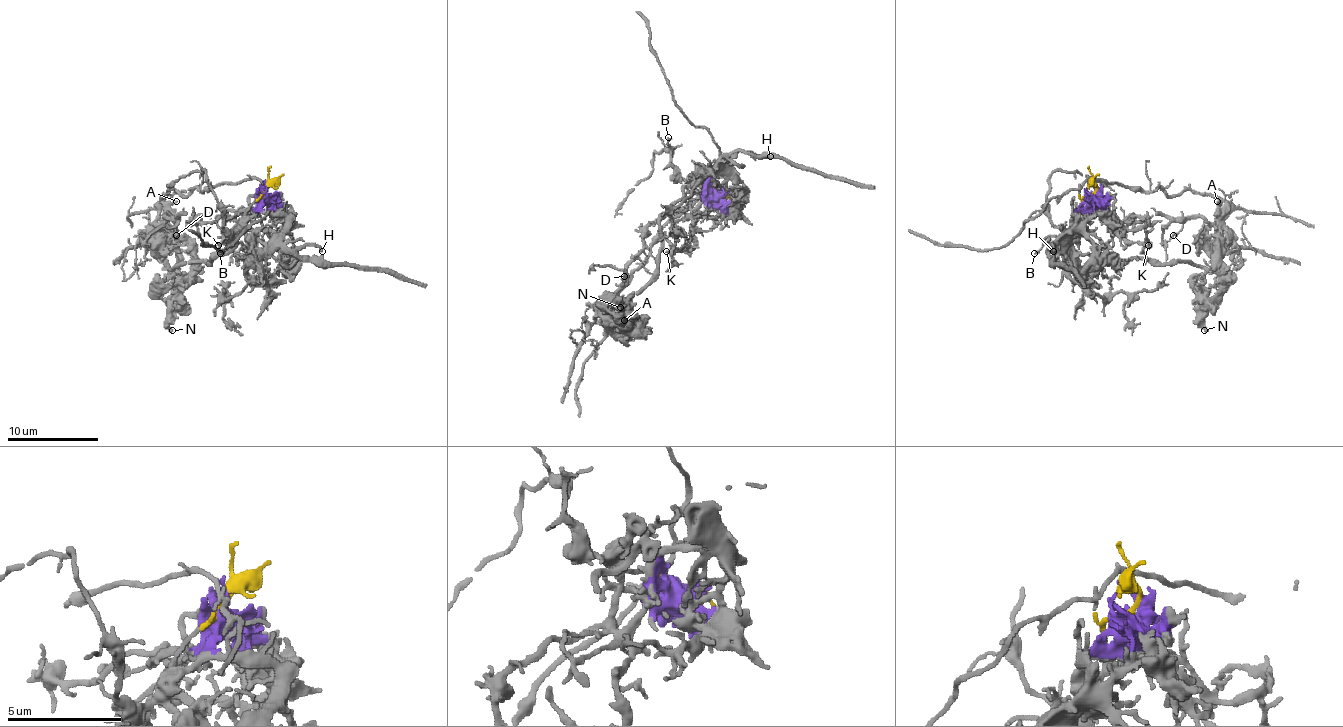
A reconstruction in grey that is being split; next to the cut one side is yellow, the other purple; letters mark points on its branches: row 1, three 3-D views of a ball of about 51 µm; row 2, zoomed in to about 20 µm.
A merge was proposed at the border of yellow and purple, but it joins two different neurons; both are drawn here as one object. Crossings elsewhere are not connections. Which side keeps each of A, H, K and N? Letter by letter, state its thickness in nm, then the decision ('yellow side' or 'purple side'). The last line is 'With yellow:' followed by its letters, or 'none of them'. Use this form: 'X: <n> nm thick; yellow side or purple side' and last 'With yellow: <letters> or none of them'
A: 200 nm thick; purple side
H: 150 nm thick; purple side
K: 120 nm thick; purple side
N: 240 nm thick; purple side
With yellow: none of them

